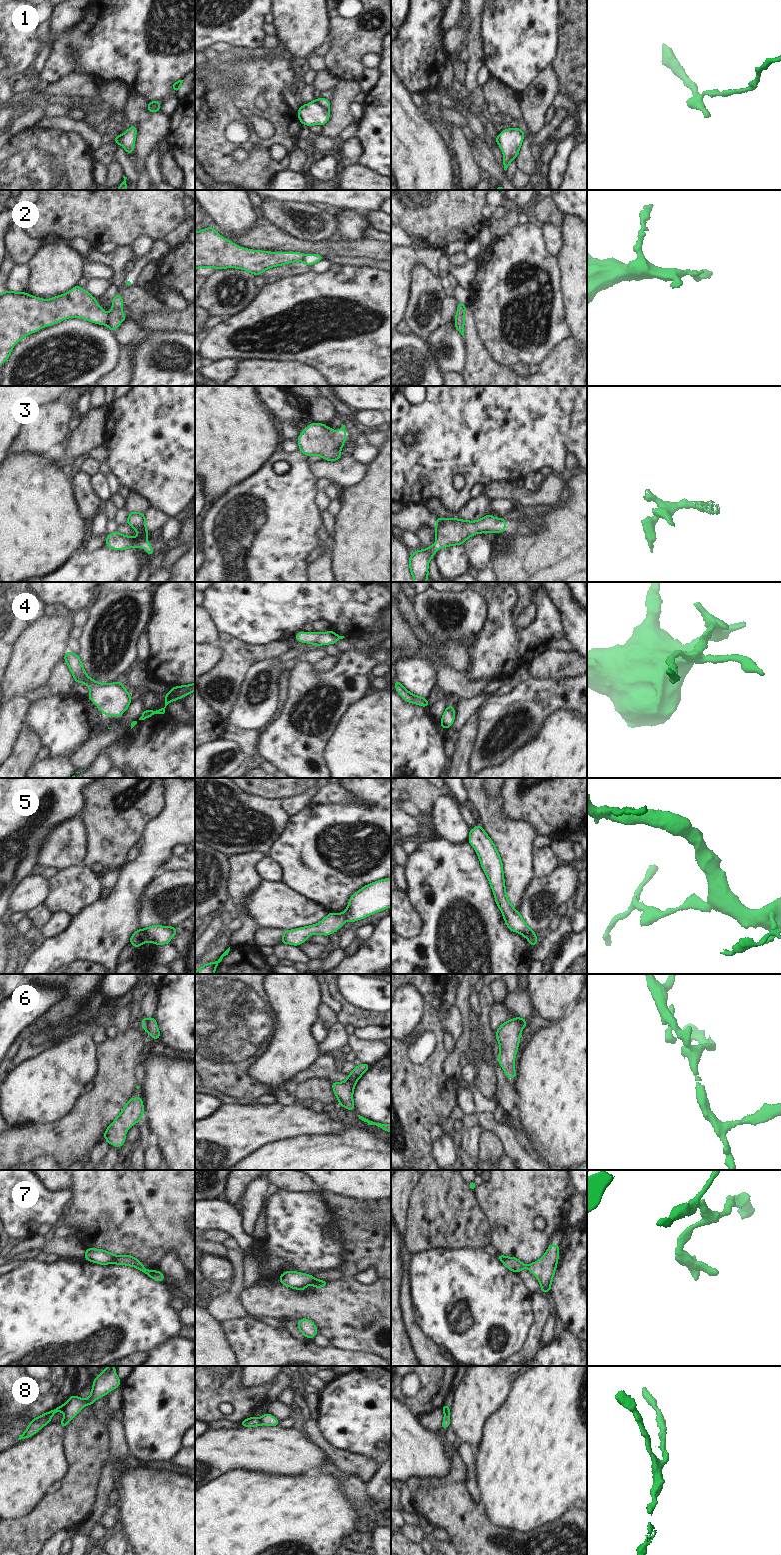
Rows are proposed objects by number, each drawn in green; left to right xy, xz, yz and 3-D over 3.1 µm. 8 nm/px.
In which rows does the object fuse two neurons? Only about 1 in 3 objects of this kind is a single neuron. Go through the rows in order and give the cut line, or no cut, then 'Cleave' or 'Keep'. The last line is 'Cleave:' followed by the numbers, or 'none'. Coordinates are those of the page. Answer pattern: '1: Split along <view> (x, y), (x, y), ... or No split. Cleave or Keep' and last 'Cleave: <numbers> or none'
1: Split along xz (314, 100), (328, 109). Cleave
2: Split along xy (108, 314), (108, 322), (106, 324). Cleave
3: No split. Keep
4: No split. Keep
5: Split along xy (142, 929), (149, 940). Cleave
6: No split. Keep
7: Split along xy (115, 1256), (110, 1262). Cleave
8: Split along xz (258, 1418), (260, 1424). Cleave
Cleave: 1, 2, 5, 7, 8.

